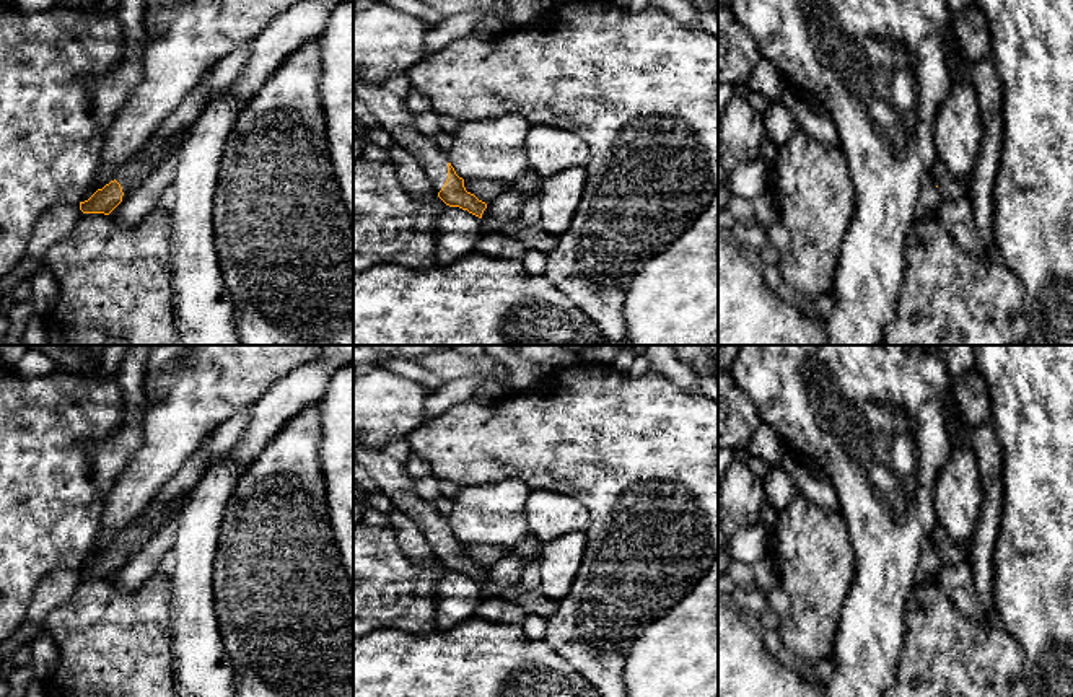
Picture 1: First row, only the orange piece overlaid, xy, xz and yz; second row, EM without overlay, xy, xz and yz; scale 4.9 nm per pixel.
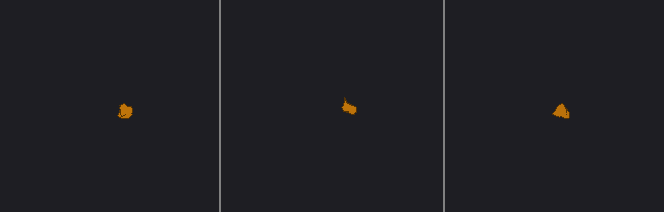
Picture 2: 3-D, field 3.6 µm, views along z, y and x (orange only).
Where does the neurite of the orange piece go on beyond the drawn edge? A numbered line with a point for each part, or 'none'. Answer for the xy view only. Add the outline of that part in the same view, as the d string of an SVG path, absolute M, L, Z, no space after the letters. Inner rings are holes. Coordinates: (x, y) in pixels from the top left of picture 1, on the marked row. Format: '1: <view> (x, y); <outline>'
1: xy (132, 173); M189 127L177 130L169 140L155 150L150 155L138 155L130 161L124 163L124 166L117 171L116 181L122 187L122 199L125 199L132 191L135 191L143 179L147 178L148 171L156 168L161 158L168 153L171 143L181 143L186 137Z

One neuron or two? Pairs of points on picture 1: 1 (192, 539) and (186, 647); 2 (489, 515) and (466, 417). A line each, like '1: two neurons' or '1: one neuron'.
1: one neuron
2: two neurons

